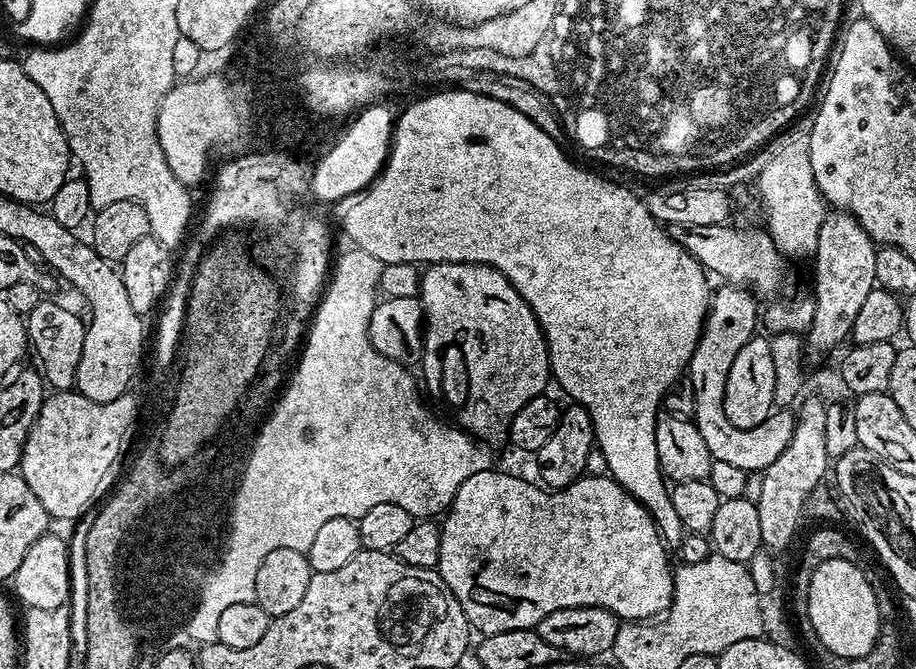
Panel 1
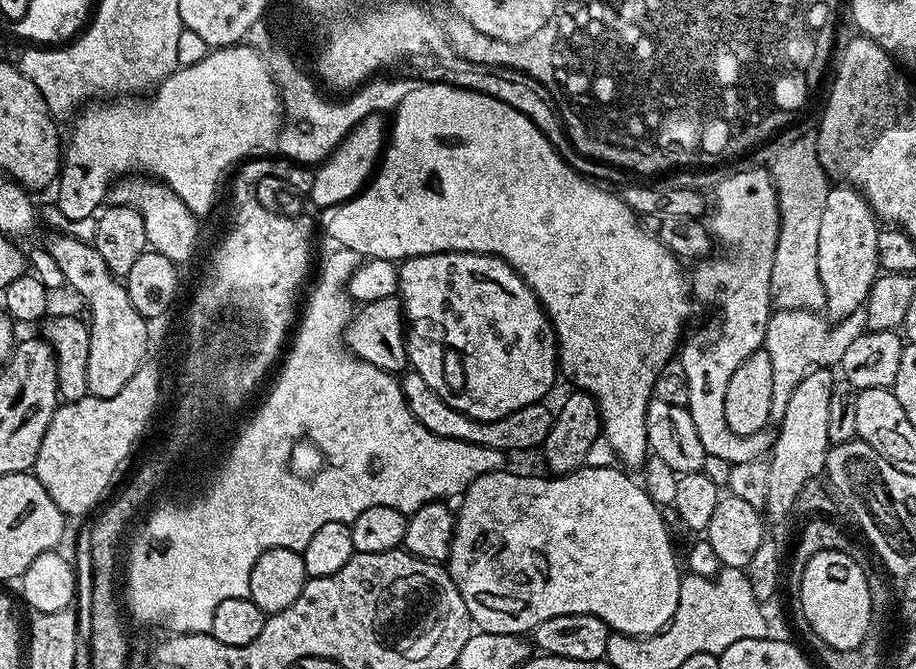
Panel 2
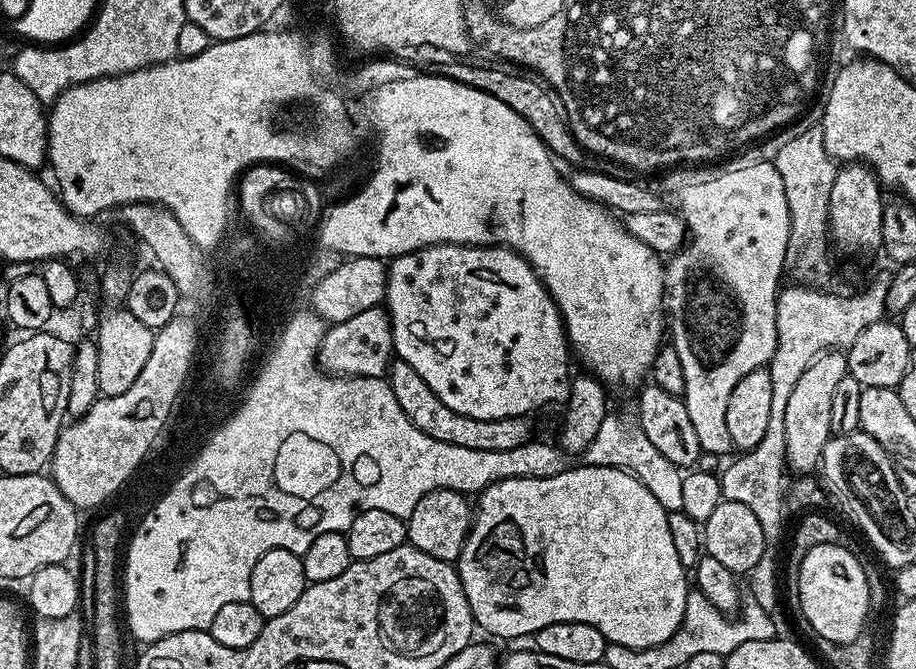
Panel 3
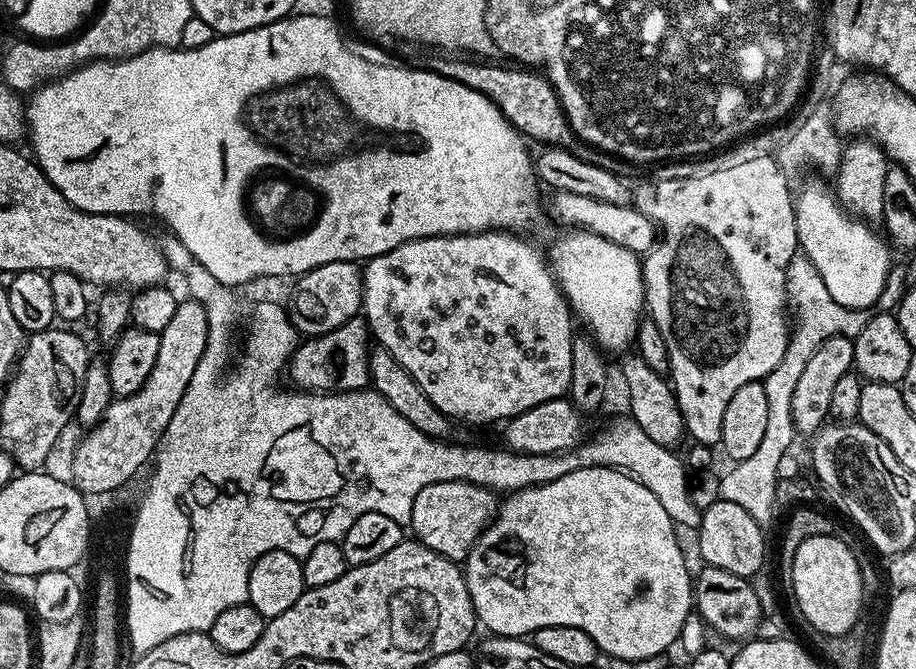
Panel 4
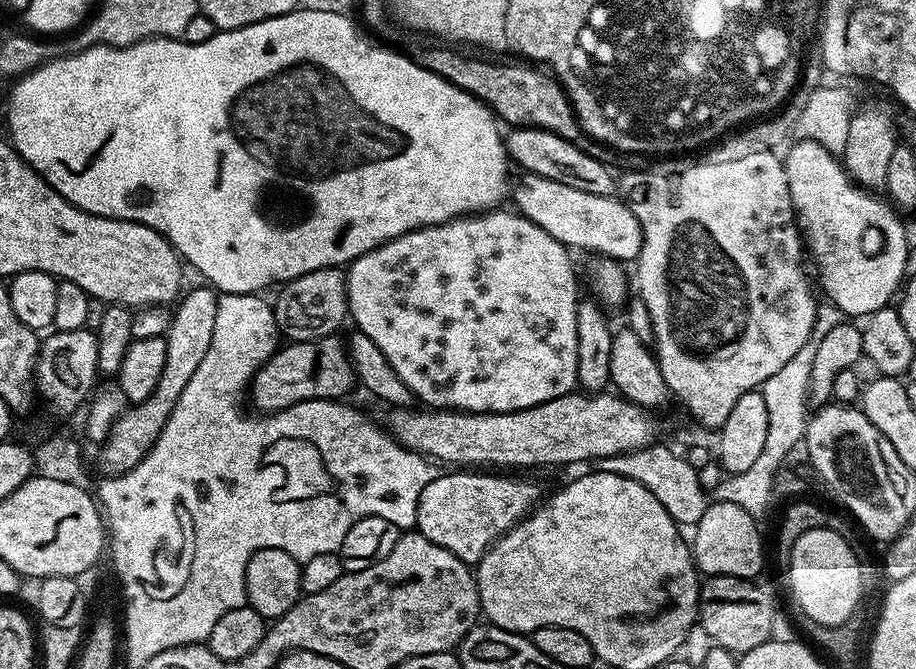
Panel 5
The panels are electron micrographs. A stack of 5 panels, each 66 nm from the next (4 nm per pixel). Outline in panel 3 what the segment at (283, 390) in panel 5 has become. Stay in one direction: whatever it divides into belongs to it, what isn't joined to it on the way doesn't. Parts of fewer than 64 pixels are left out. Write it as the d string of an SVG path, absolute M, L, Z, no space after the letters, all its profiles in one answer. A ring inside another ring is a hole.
M377 306L346 318L346 322L333 324L325 331L316 350L315 361L319 371L329 376L379 376L383 377L393 359L392 327L387 311Z

